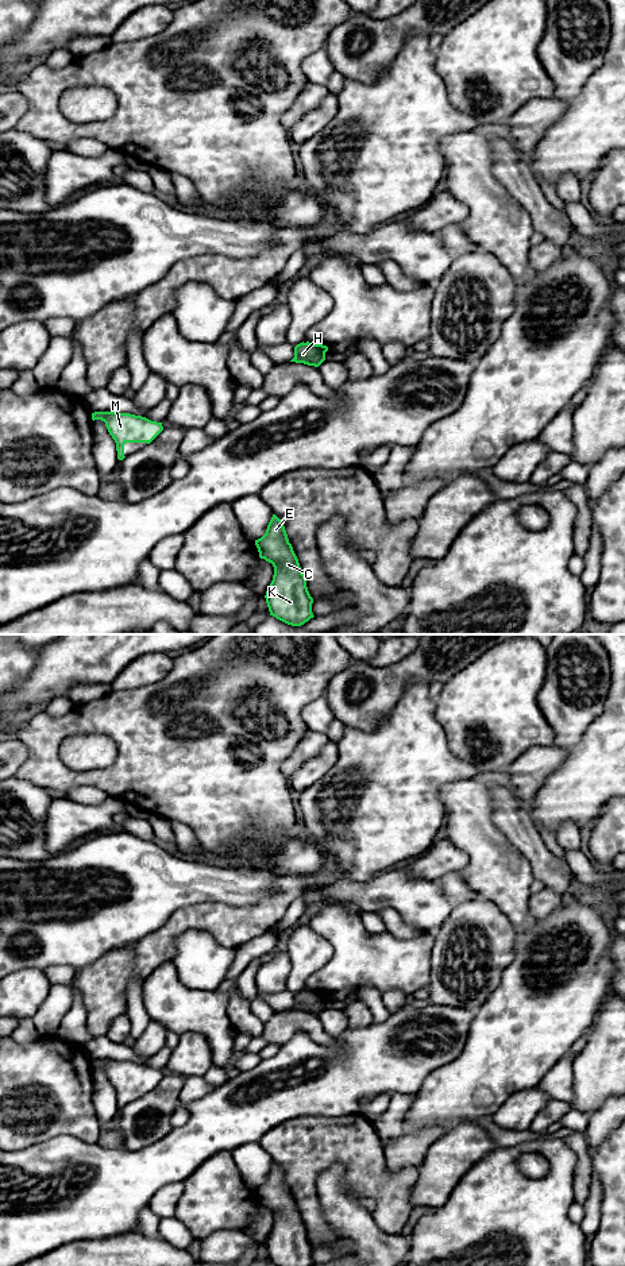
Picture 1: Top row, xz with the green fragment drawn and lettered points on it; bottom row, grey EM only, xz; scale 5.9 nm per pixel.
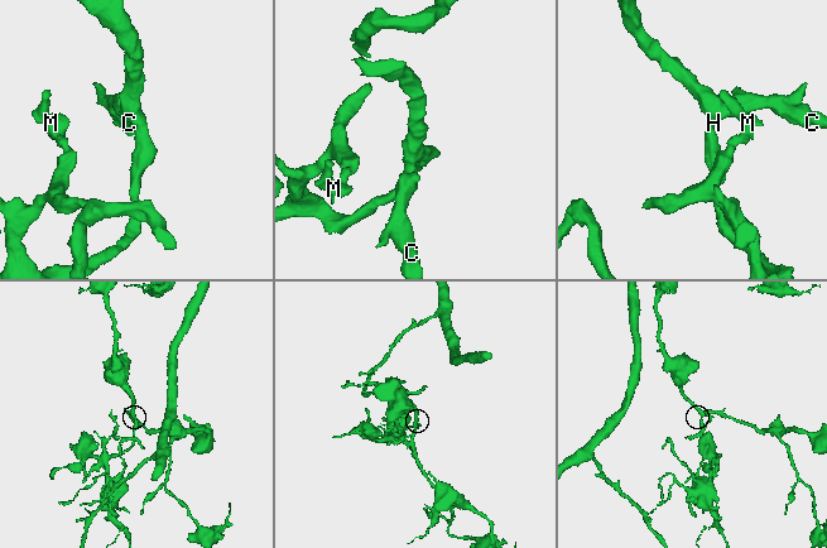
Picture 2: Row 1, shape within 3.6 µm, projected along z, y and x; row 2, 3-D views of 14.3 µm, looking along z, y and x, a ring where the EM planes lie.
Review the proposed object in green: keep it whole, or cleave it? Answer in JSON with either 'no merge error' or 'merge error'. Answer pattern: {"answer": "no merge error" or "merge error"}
{"answer": "merge error"}

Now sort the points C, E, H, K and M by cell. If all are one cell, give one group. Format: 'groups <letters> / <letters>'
groups C E H K / M

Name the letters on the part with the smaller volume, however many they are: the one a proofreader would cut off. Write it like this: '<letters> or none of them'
M

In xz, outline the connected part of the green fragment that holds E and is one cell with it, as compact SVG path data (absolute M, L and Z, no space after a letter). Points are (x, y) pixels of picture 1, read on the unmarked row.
M273 1162L266 1181L255 1188L259 1205L274 1215L273 1228L266 1239L270 1263L275 1266L313 1266L306 1226L289 1190L282 1169Z

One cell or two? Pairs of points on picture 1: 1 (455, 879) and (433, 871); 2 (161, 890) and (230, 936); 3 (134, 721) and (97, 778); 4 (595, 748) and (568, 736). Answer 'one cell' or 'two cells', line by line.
1: two cells
2: two cells
3: one cell
4: two cells

